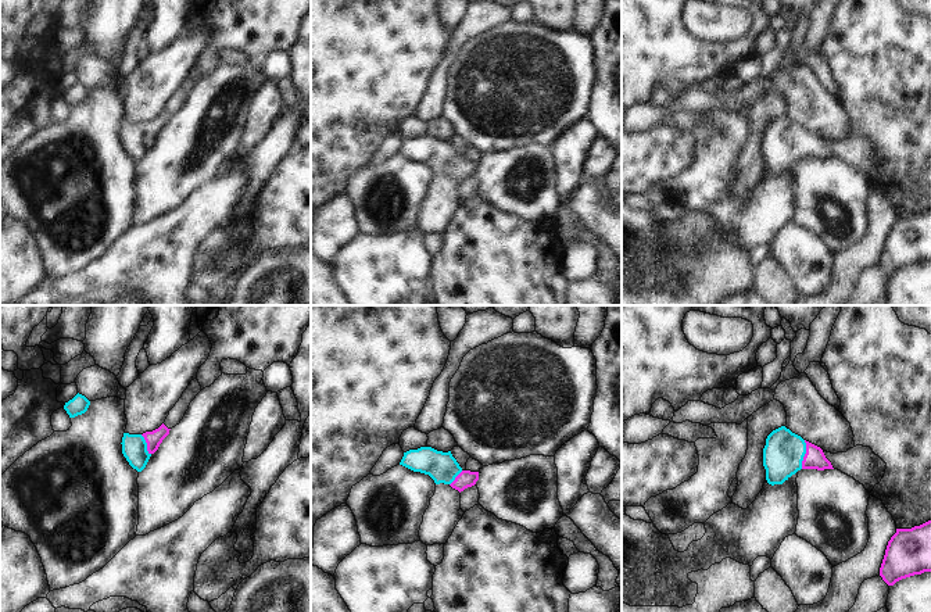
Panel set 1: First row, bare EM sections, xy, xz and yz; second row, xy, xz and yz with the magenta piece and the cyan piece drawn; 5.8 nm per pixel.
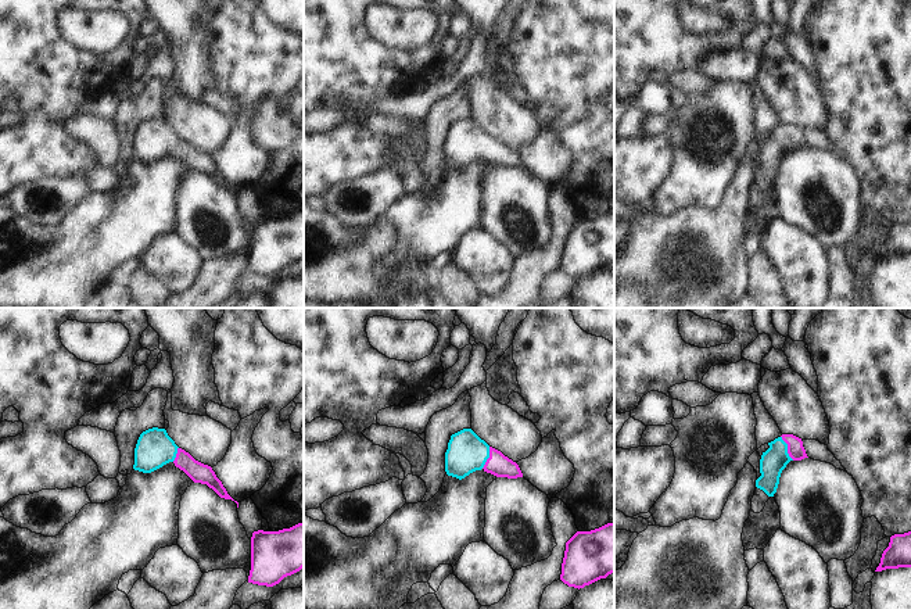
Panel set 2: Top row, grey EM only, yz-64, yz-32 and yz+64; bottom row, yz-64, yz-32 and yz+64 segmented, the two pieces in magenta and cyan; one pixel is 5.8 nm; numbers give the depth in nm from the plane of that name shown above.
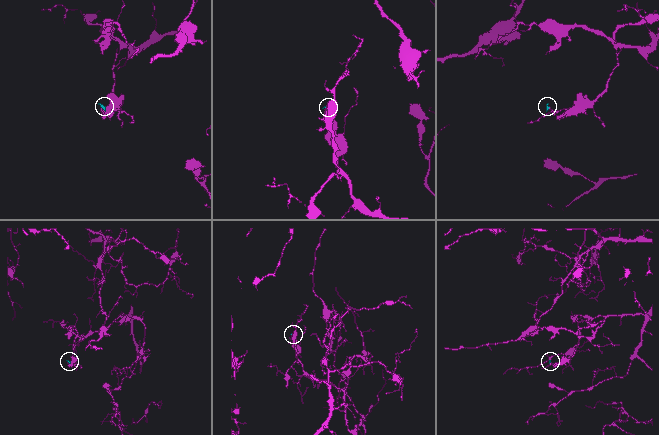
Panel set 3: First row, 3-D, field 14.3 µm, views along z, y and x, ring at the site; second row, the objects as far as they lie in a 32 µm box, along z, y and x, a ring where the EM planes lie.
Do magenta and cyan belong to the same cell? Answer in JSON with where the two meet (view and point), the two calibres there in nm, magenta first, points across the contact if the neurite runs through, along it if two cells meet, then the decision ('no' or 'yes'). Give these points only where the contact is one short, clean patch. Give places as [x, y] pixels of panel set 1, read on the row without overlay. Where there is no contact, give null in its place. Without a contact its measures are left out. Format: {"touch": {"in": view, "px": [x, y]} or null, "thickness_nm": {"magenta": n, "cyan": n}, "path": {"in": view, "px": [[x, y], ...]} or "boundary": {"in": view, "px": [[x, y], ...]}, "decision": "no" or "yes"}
{"touch": {"in": "yz", "px": [805, 143]}, "thickness_nm": {"magenta": 120, "cyan": 240}, "path": {"in": "yz", "px": [[815, 147], [805, 143], [783, 143]]}, "decision": "yes"}

